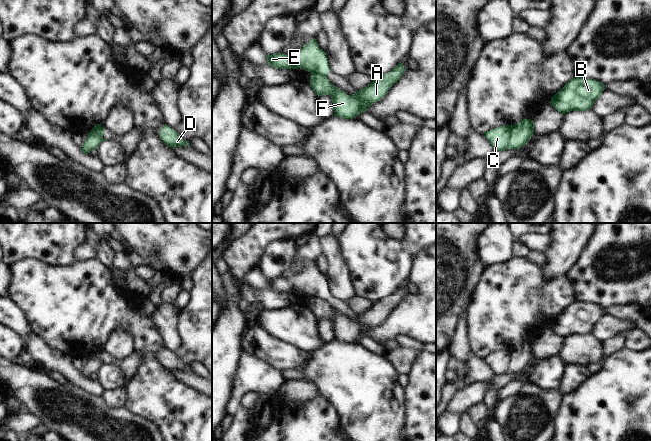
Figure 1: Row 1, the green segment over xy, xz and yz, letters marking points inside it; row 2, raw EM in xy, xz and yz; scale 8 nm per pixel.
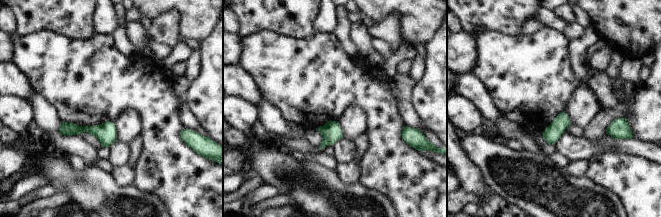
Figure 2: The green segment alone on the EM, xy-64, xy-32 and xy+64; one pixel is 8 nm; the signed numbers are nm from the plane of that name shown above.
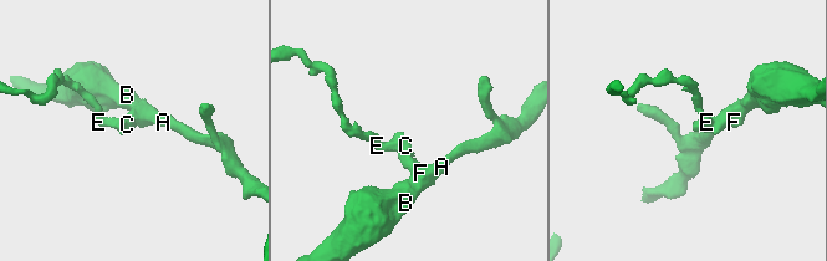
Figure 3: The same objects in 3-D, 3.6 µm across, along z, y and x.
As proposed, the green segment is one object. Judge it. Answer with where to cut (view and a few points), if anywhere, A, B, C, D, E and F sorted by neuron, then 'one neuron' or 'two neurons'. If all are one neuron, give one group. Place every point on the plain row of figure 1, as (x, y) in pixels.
yz (511, 350), (508, 372) | A B D F / C E | two neurons

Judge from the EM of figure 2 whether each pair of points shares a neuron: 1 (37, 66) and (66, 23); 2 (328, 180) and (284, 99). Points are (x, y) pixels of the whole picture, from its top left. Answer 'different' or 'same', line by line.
1: different
2: different

